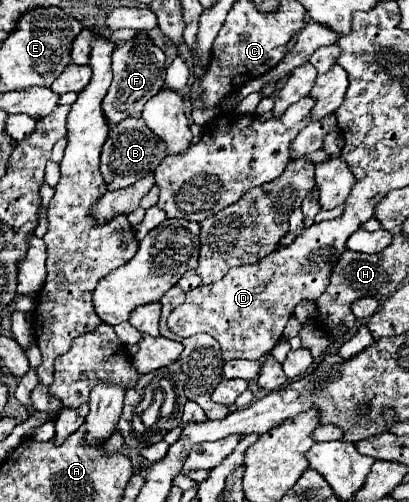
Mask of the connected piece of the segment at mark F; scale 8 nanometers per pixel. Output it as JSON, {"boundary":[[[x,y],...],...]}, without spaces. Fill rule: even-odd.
{"boundary":[[[146,32],[136,34],[136,38],[116,46],[112,54],[112,72],[114,80],[110,84],[110,90],[102,102],[102,110],[108,118],[108,124],[118,124],[128,116],[140,114],[142,106],[162,90],[164,86],[164,68],[166,68],[166,56],[164,52],[148,38]]]}

